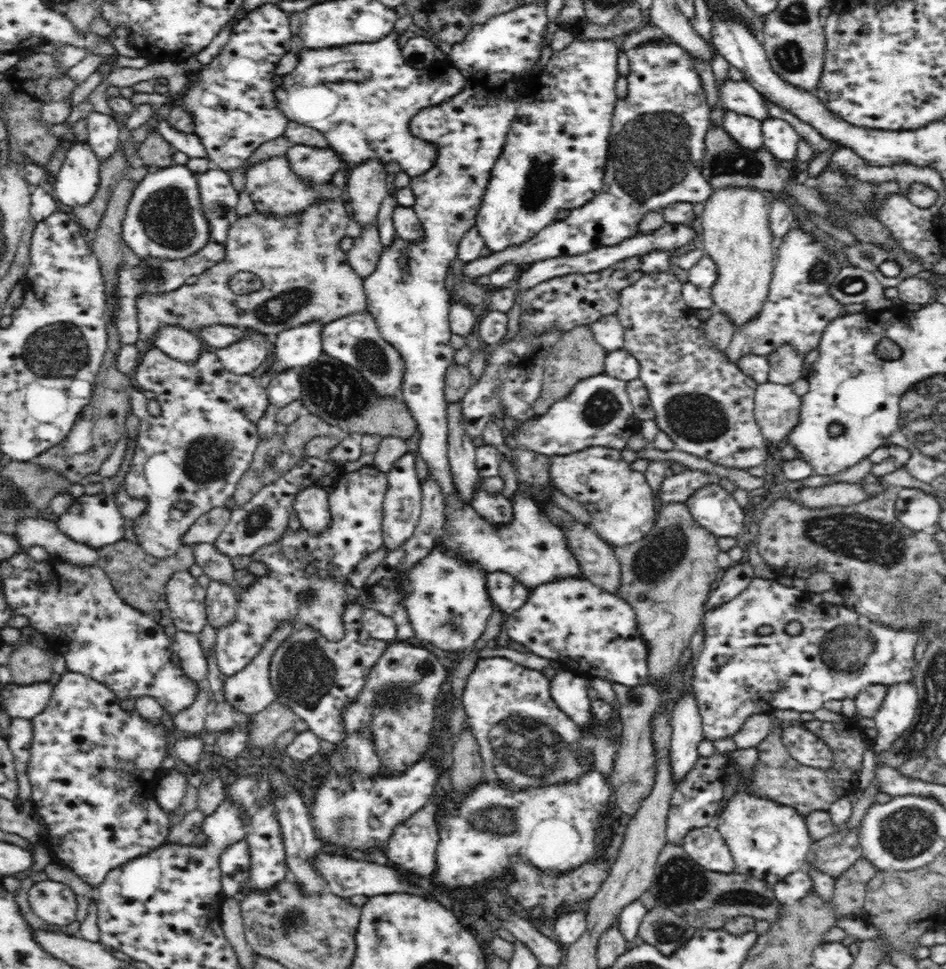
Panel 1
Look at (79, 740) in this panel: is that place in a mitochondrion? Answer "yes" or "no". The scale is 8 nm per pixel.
no

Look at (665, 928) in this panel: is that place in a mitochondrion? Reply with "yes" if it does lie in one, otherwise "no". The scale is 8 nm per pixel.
yes

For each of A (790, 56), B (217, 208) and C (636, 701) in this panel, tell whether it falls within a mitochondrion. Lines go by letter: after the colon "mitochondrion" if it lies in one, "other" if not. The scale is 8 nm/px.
A: mitochondrion
B: mitochondrion
C: mitochondrion

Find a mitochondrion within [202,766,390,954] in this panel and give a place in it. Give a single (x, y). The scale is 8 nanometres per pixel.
(293, 920)

